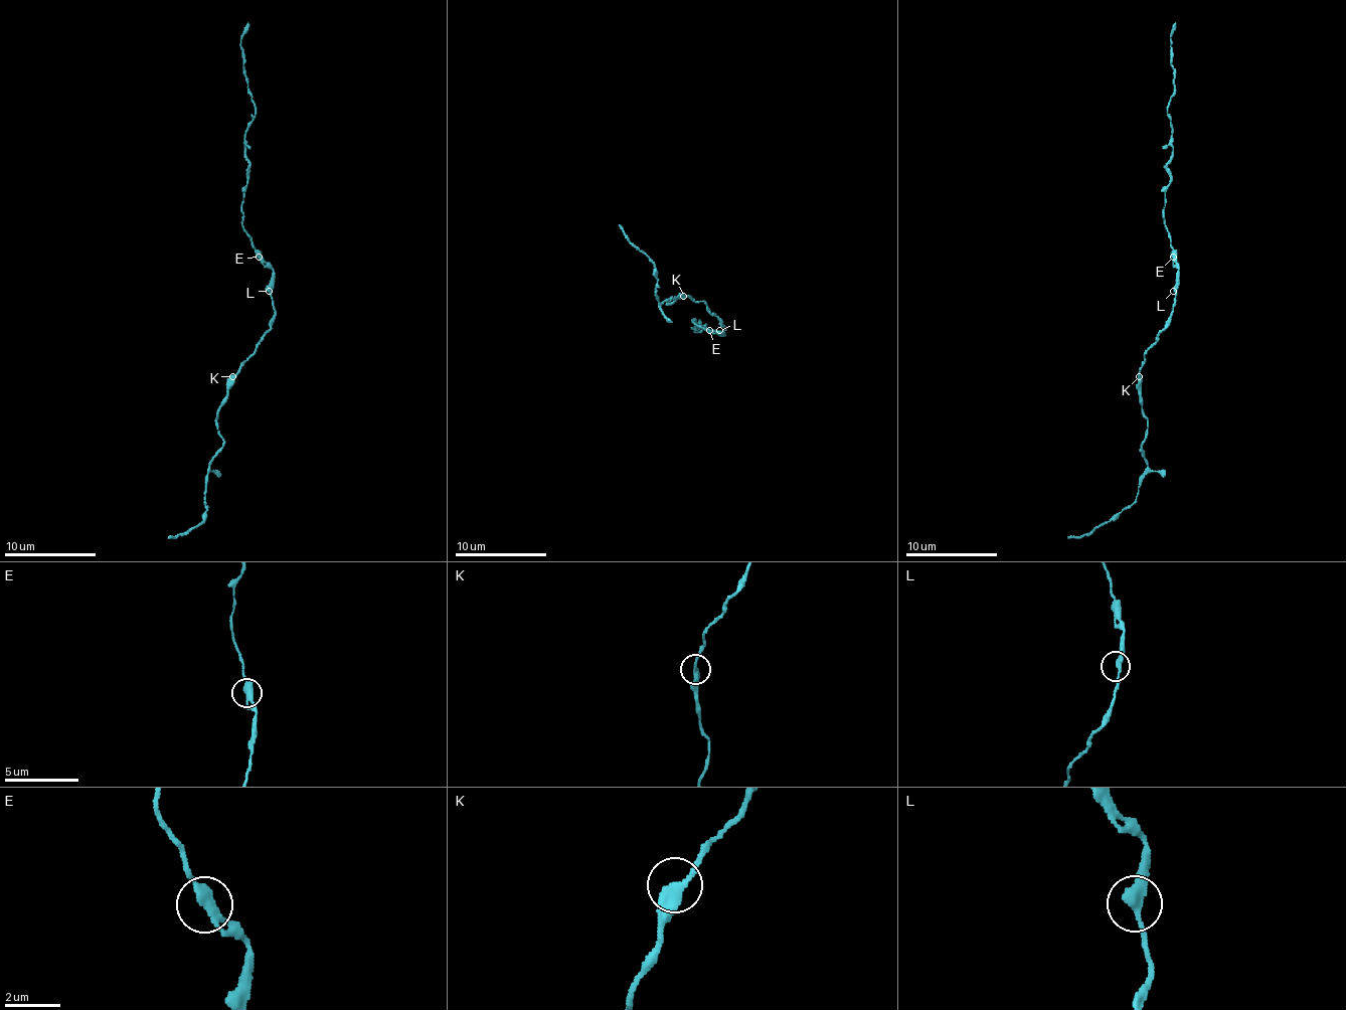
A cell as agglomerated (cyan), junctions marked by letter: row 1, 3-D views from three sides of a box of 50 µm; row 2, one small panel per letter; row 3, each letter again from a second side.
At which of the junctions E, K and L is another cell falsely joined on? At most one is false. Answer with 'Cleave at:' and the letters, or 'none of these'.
Cleave at: none of these

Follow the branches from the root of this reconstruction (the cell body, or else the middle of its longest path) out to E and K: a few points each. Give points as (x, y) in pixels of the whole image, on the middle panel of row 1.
E: (724, 330), (722, 335), (708, 330)
K: (724, 330), (701, 301), (683, 296)

